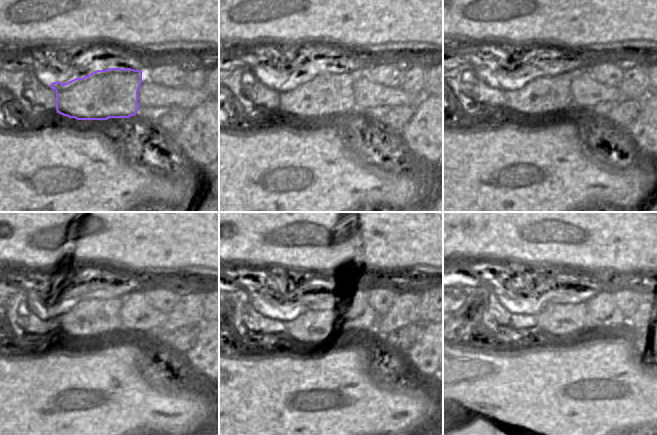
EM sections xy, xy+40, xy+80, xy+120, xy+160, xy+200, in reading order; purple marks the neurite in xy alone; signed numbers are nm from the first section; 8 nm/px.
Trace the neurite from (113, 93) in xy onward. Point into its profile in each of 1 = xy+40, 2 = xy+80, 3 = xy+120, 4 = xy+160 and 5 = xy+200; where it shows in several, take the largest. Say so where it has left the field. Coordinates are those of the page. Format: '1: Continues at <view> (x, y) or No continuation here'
1: Continues at xy+40 (325, 93)
2: Continues at xy+80 (546, 93)
3: Continues at xy+120 (96, 316)
4: Continues at xy+160 (308, 326)
5: Continues at xy+200 (524, 325).

